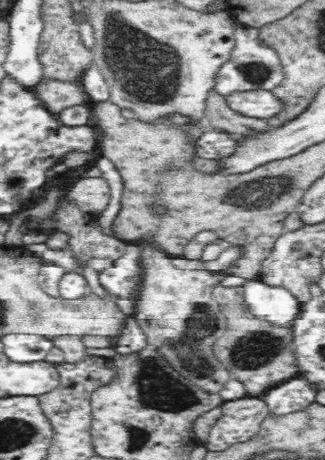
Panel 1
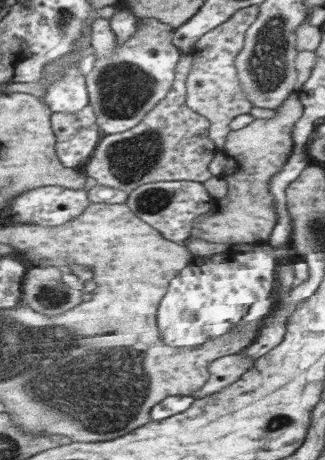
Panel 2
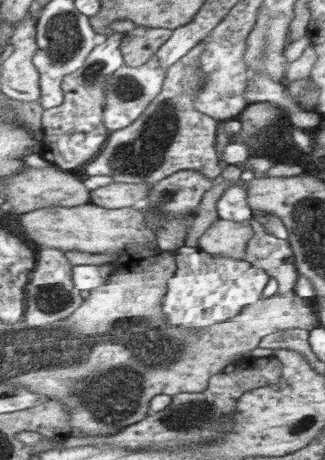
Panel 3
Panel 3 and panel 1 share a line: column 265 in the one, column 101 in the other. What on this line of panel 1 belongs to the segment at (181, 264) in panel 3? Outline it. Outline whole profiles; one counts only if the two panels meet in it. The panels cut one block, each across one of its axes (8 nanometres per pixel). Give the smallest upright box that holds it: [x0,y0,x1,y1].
[100,244,140,298]

